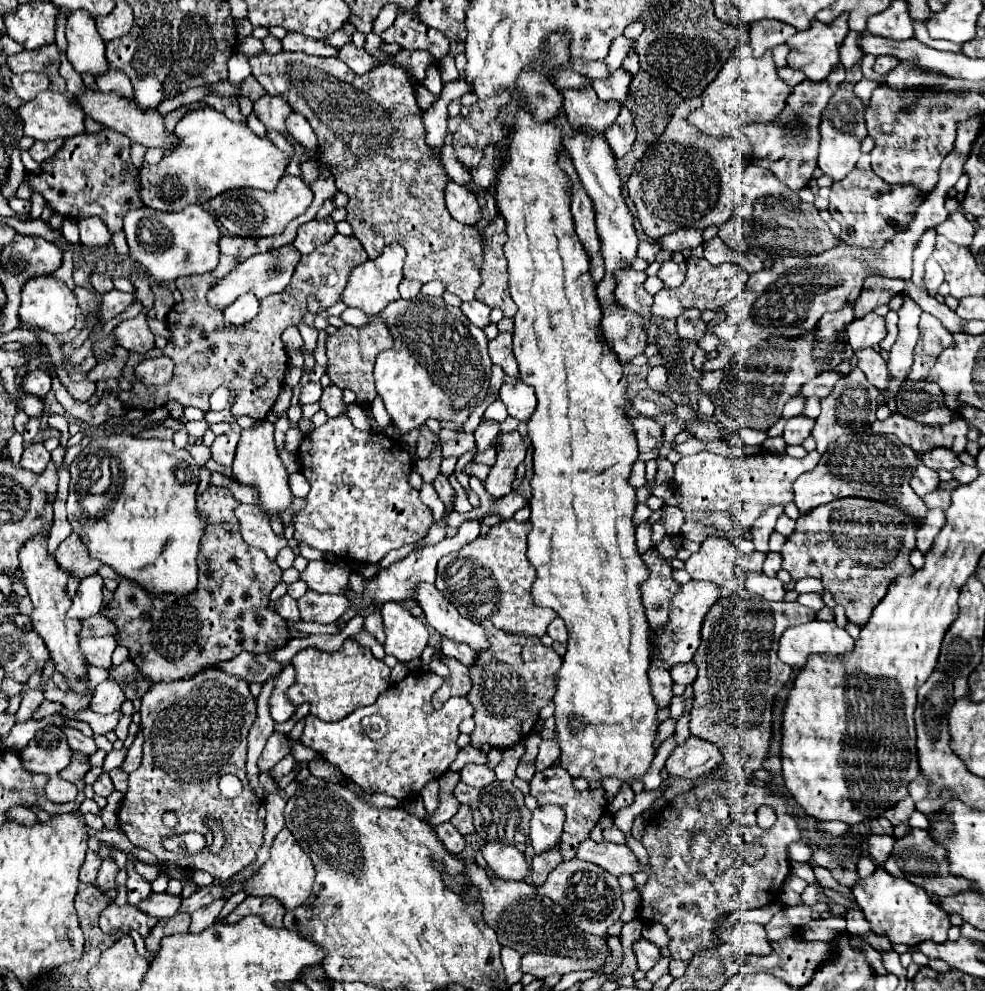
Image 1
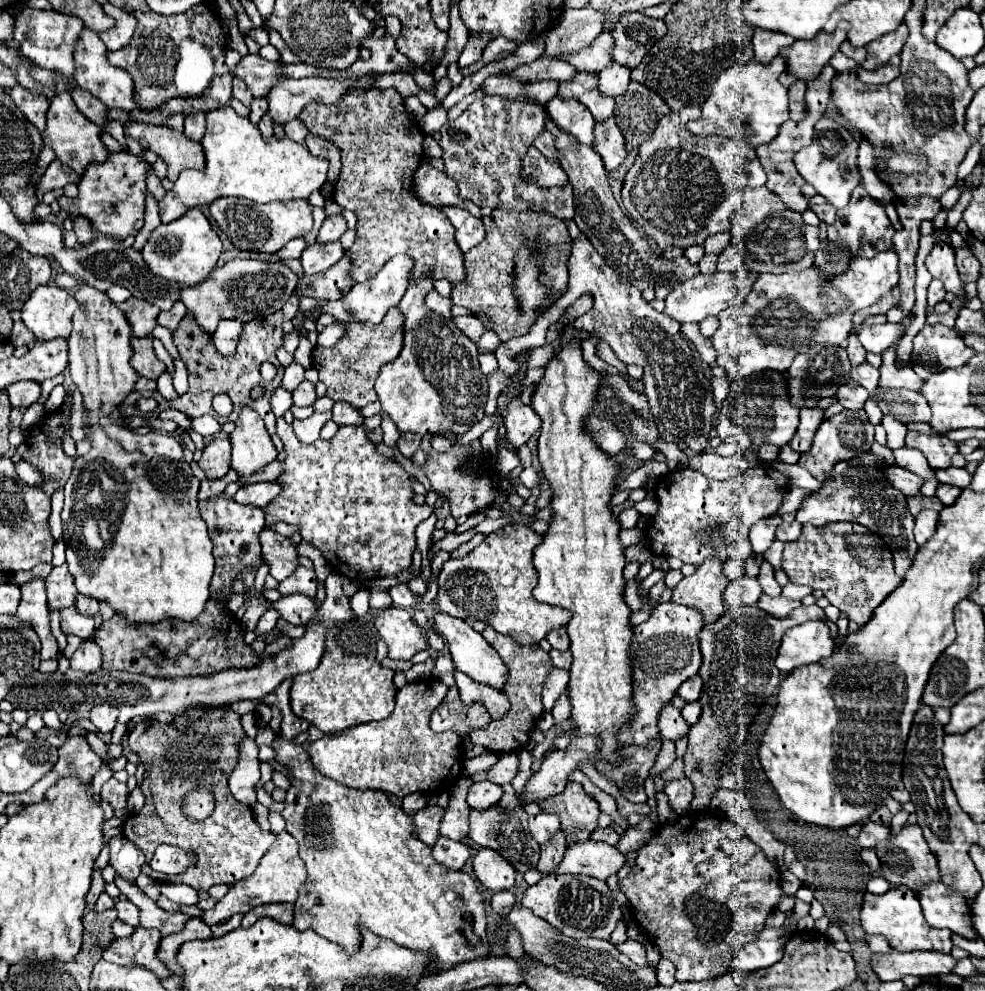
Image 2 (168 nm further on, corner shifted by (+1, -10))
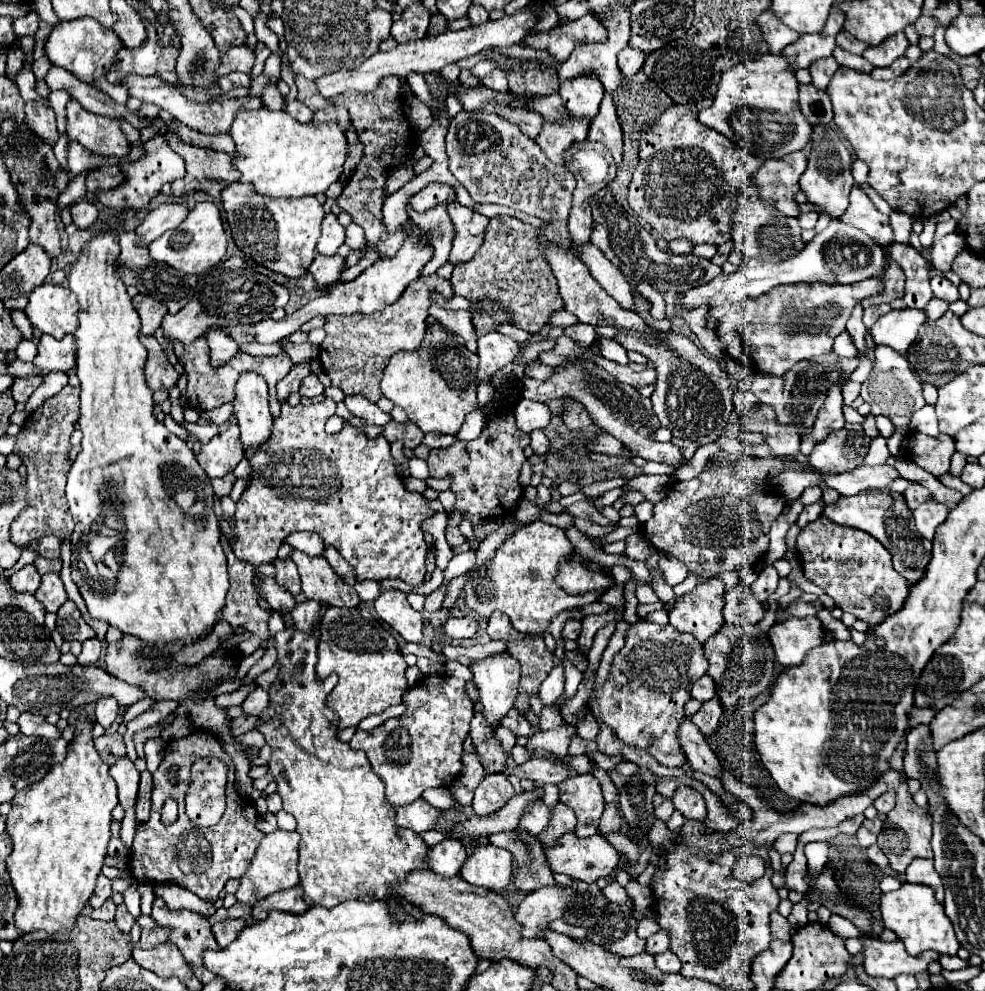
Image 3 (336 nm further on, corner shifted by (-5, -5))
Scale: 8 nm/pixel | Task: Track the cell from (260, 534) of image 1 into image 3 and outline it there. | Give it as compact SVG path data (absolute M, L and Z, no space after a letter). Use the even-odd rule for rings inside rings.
M294 550L290 558L298 566L302 592L310 600L318 600L328 606L340 606L340 608L358 606L360 598L356 590L338 578L338 574L332 570L326 558L308 556L300 550Z

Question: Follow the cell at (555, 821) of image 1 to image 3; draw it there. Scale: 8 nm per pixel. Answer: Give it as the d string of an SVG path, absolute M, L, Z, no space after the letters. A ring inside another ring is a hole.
M538 800L528 806L528 812L520 818L518 830L538 836L546 828L548 820L550 820L550 808L542 800Z

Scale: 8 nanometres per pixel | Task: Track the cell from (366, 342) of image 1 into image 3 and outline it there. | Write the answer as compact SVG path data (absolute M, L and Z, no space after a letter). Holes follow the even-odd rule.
M432 274L430 278L416 278L398 298L398 302L386 306L384 312L374 314L346 314L346 316L326 316L326 338L320 344L320 364L334 386L344 394L362 394L370 402L382 398L380 380L386 368L386 362L392 354L402 350L418 350L426 334L426 316L432 304L432 292L442 294L450 300L454 296L448 280Z

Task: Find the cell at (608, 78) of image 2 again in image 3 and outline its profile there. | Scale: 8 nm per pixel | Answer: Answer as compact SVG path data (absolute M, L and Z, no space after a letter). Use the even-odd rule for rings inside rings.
M626 46L626 48L620 50L620 54L618 54L620 72L622 72L624 76L632 76L632 74L636 74L636 72L642 68L644 60L646 60L646 54L644 54L642 50L634 50L632 46Z

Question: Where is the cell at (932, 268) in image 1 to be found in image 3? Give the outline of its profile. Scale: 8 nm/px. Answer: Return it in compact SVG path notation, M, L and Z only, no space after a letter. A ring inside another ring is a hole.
M934 274L934 276L932 276L932 292L934 292L936 298L946 300L946 302L956 302L956 300L960 300L958 288L956 288L952 282L948 282L944 276L940 276L940 274Z

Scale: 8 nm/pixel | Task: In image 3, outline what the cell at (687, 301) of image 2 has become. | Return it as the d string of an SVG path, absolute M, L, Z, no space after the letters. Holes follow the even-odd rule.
M840 220L830 222L826 230L816 234L812 242L808 242L800 254L790 256L788 260L782 260L778 264L772 262L758 262L758 260L748 260L742 262L740 270L734 274L720 274L712 282L696 286L682 294L682 306L686 310L696 308L696 306L722 306L730 302L742 302L746 298L756 298L770 288L778 284L794 284L794 282L840 282L840 284L854 284L862 282L866 278L876 278L878 274L884 272L888 264L886 250L878 246L868 234L862 234L862 230L856 230Z

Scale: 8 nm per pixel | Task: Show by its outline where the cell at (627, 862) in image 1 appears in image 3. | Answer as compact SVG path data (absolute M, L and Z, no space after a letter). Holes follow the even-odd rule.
M574 832L562 834L558 846L544 848L544 854L552 872L568 874L582 882L596 882L598 878L612 874L620 858L600 834L578 838Z

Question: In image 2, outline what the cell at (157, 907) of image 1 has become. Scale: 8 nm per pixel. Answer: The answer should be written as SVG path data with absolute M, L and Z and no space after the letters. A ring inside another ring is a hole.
M120 899L120 901L116 901L114 907L118 911L118 919L122 919L124 923L128 923L132 927L140 925L140 909L134 903L130 903L128 899Z

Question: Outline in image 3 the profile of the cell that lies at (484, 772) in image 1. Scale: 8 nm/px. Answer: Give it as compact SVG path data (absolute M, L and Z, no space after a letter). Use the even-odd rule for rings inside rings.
M490 774L474 790L472 808L478 816L494 814L494 810L500 810L514 794L516 792L508 782L506 774Z

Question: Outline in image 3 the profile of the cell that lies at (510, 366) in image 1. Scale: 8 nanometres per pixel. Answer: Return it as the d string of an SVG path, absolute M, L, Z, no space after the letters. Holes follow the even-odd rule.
M608 338L600 340L600 354L606 360L618 362L618 364L628 364L628 352L626 352L626 348L618 340L614 340L614 338L612 340L608 340Z

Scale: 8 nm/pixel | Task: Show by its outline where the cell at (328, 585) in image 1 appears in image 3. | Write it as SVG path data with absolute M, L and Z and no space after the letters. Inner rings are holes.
M276 558L274 568L276 568L274 580L284 590L290 590L292 594L300 594L300 576L296 572L296 564L290 558Z

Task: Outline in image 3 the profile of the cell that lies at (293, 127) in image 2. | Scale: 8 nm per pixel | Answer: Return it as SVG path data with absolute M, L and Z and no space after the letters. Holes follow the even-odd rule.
M290 100L290 102L286 104L286 112L288 112L290 116L298 118L298 120L304 122L304 124L312 122L312 114L314 114L314 112L312 112L304 102L300 102L300 100Z

